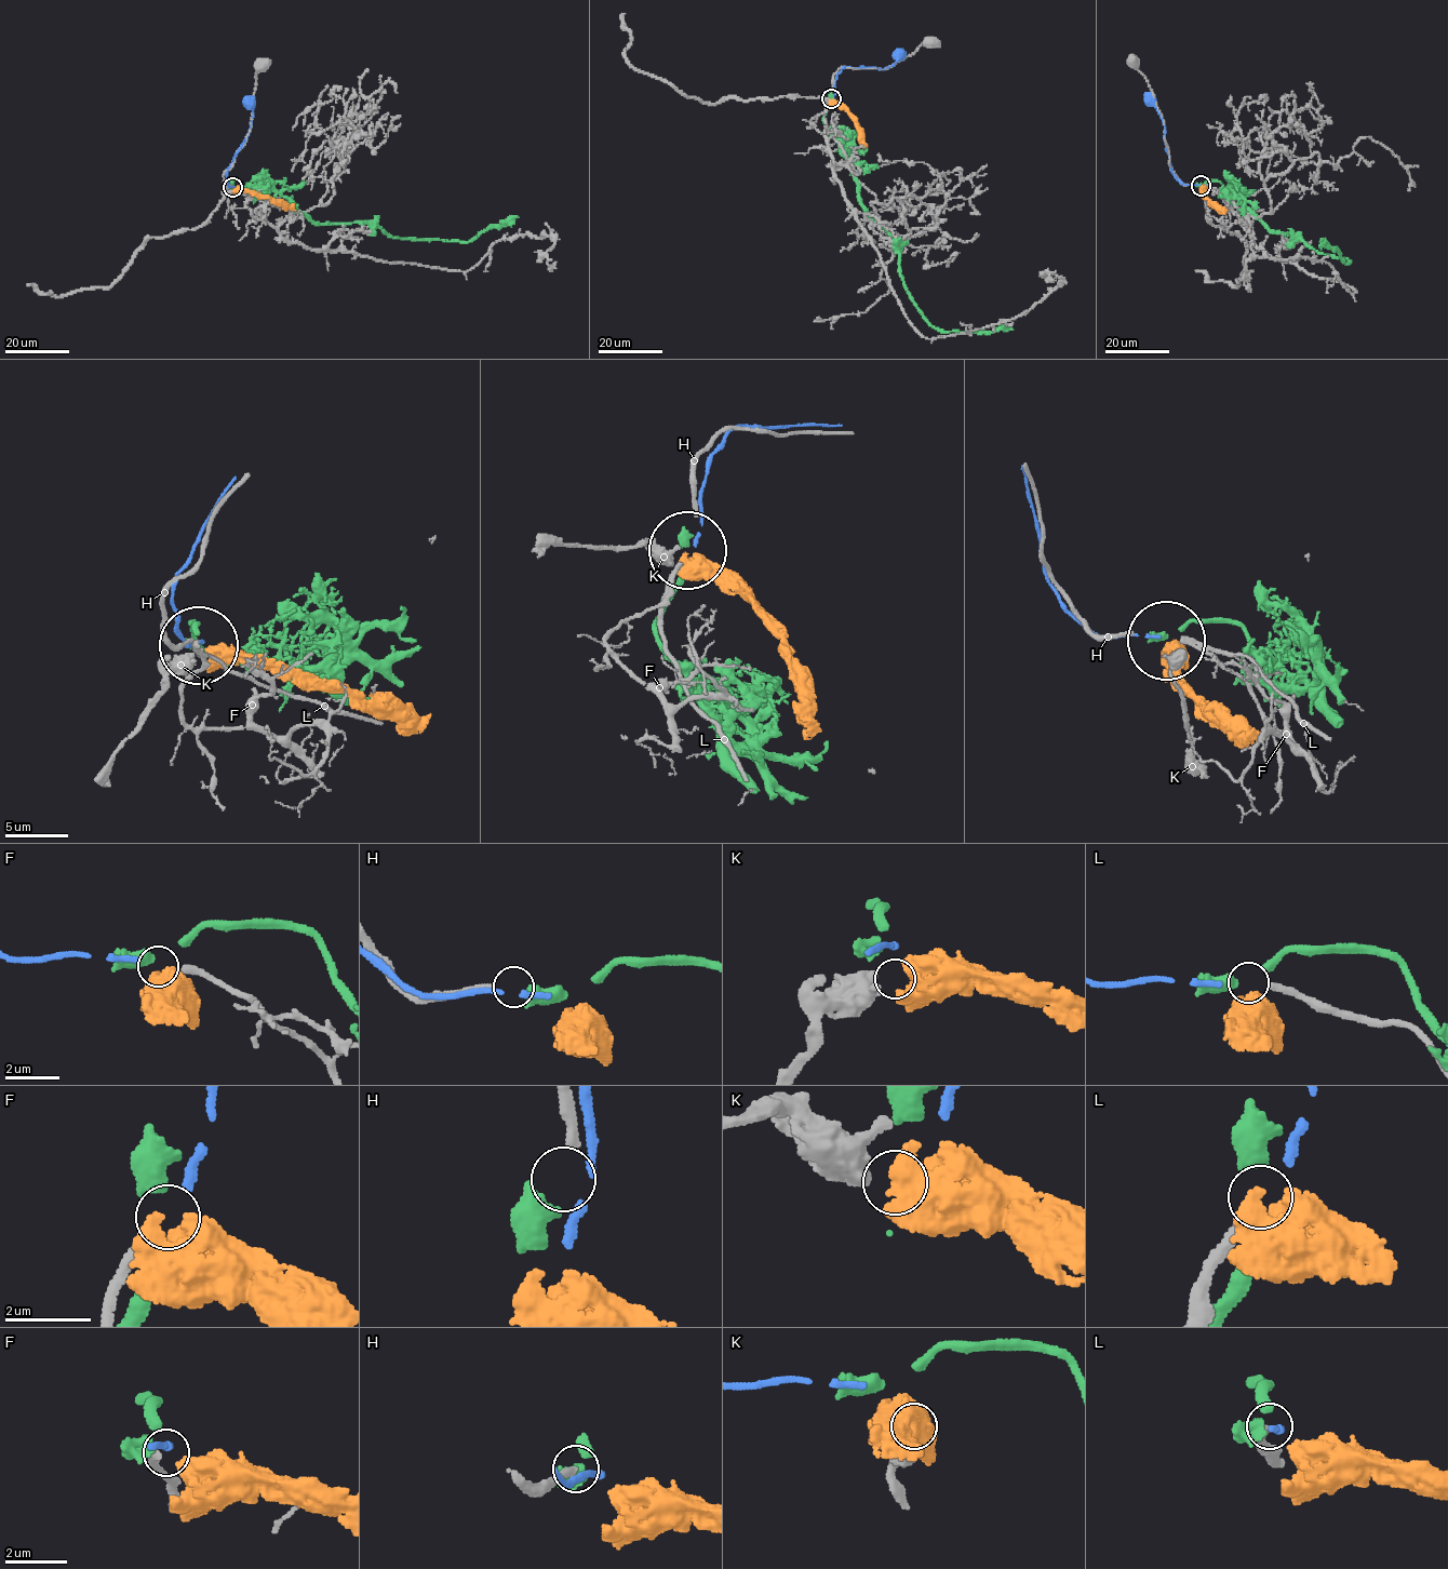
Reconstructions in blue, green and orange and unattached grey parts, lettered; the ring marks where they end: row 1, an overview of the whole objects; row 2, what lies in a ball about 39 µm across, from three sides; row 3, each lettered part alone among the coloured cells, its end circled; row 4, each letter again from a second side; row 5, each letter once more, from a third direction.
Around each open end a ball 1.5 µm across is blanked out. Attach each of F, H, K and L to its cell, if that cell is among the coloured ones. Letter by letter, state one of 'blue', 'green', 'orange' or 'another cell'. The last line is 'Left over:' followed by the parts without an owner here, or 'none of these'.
F: blue
H: green
K: orange
L: another cell
Left over: L

